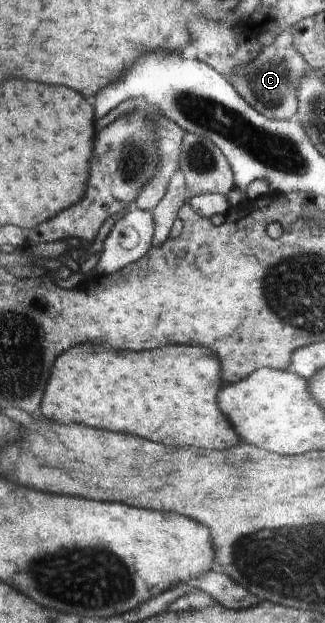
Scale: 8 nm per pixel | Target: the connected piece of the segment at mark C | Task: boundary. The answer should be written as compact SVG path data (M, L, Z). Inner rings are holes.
M288 29L276 35L269 46L262 48L261 52L237 70L229 81L258 113L265 114L267 118L290 120L295 118L298 107L296 88L307 69L306 60L293 44L293 33Z

